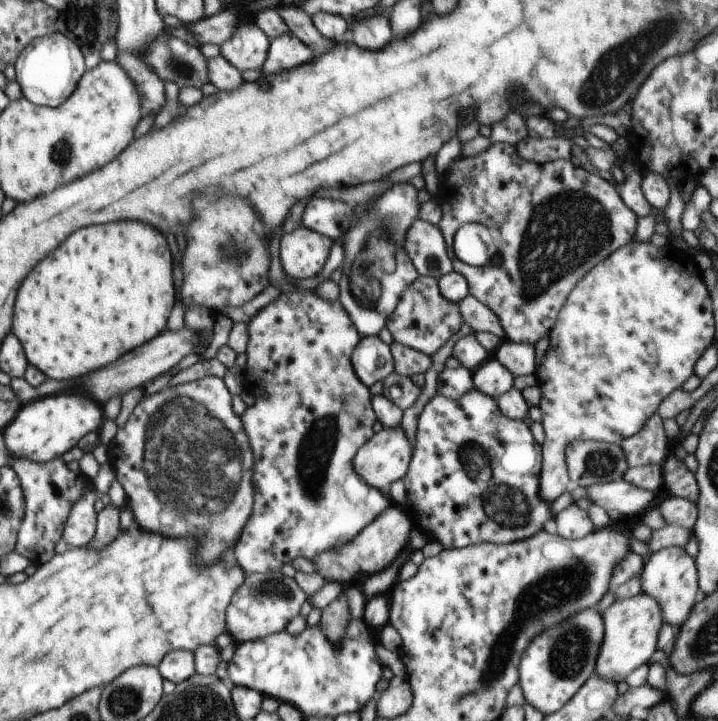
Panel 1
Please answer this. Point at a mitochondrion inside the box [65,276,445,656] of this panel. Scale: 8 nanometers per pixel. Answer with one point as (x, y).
(170, 444)

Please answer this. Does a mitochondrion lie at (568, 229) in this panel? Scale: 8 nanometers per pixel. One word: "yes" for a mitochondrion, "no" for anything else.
yes

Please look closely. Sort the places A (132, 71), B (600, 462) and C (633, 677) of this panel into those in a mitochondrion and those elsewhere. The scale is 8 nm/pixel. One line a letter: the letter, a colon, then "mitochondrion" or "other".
A: other
B: mitochondrion
C: other

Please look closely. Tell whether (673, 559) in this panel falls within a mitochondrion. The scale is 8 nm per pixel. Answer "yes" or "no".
no

